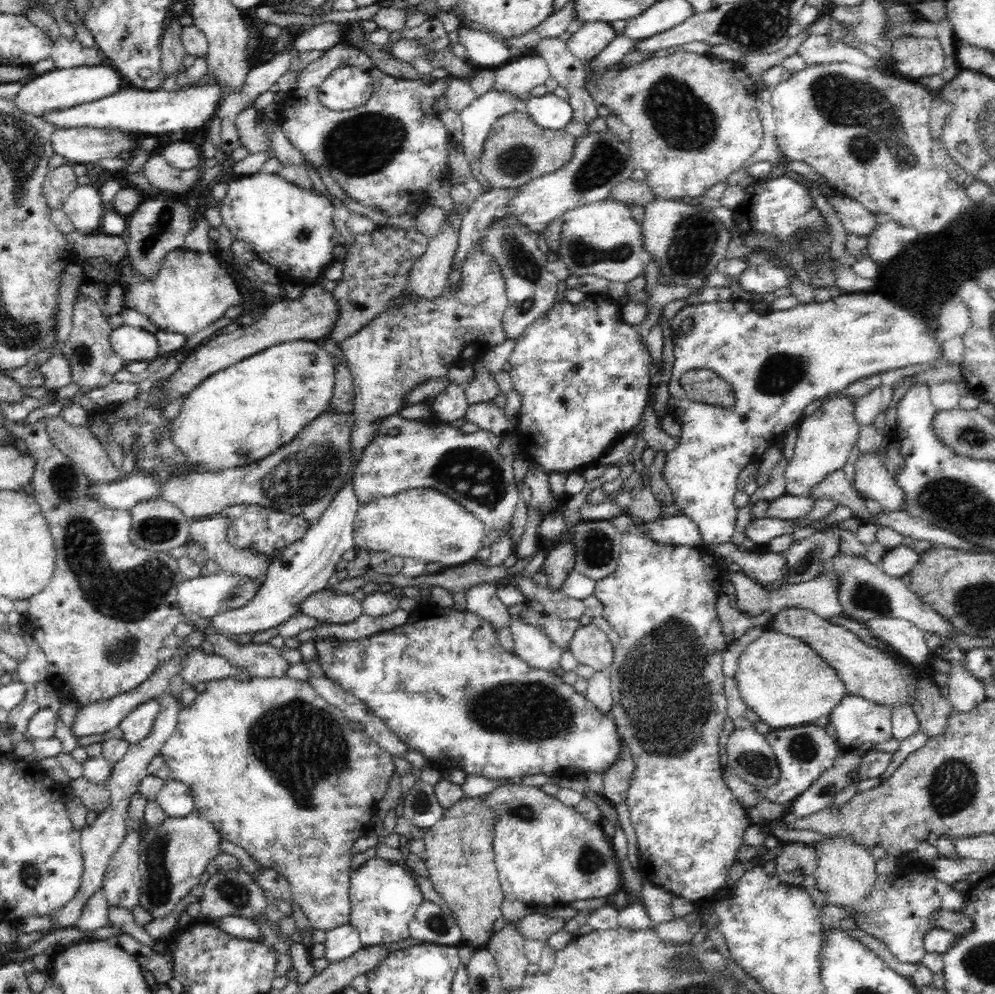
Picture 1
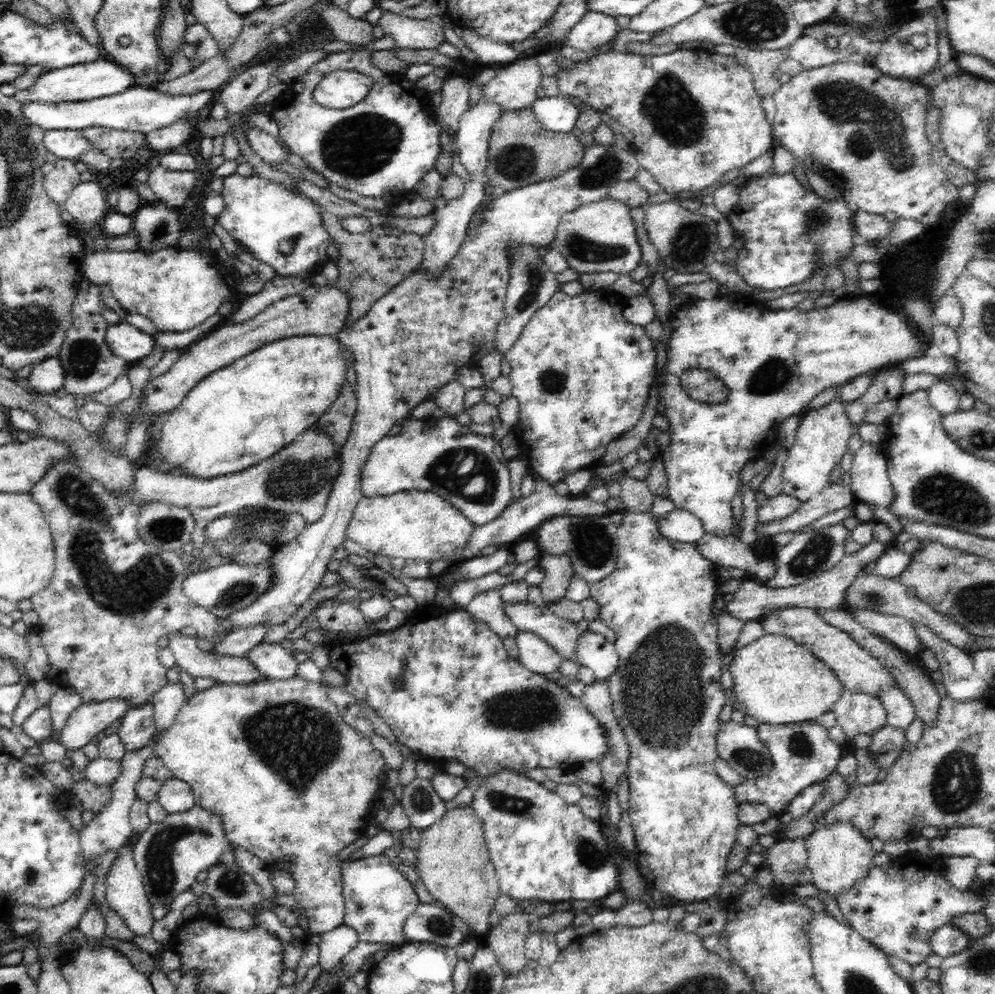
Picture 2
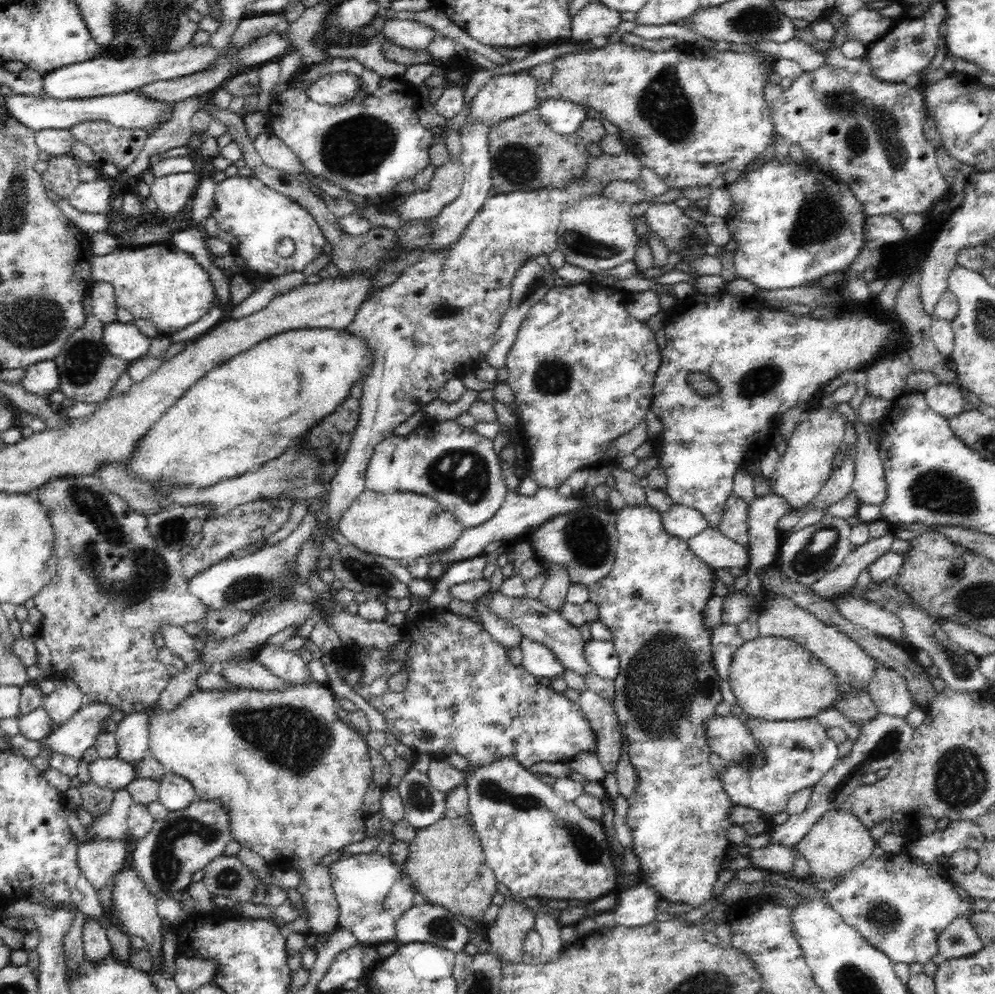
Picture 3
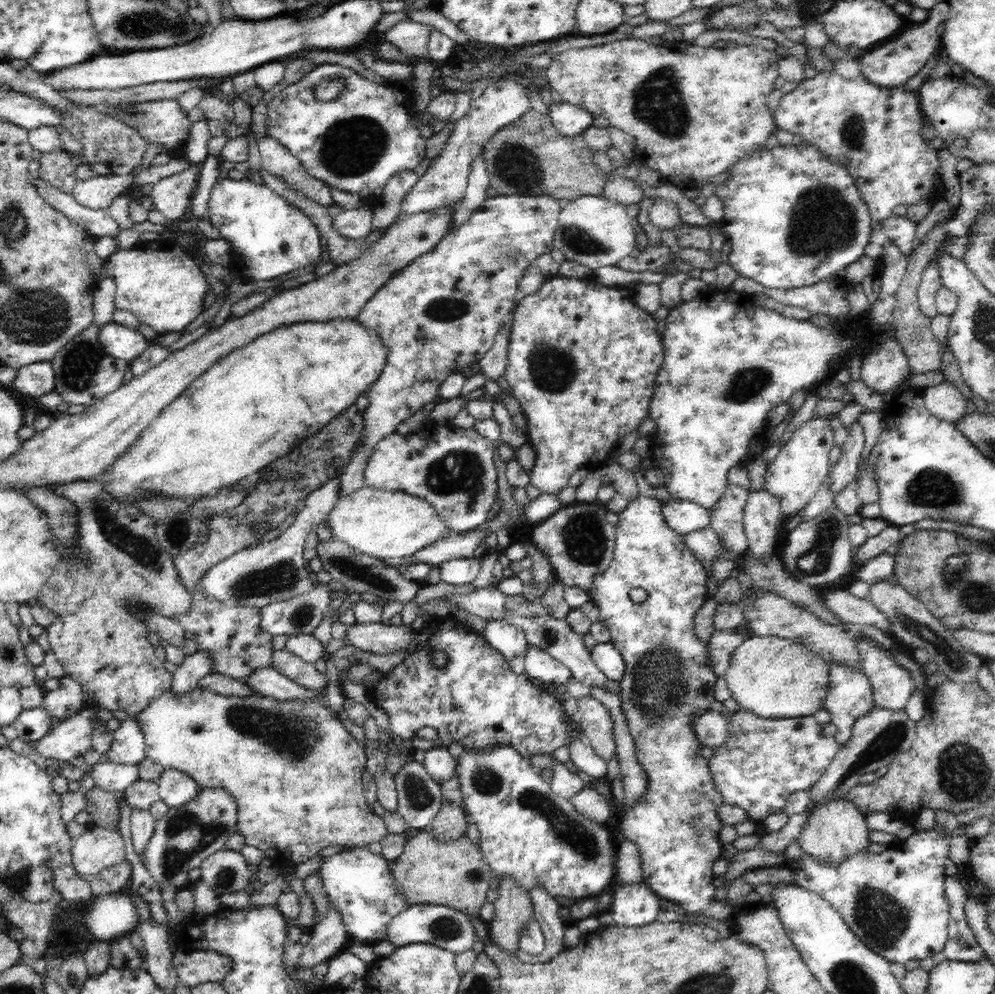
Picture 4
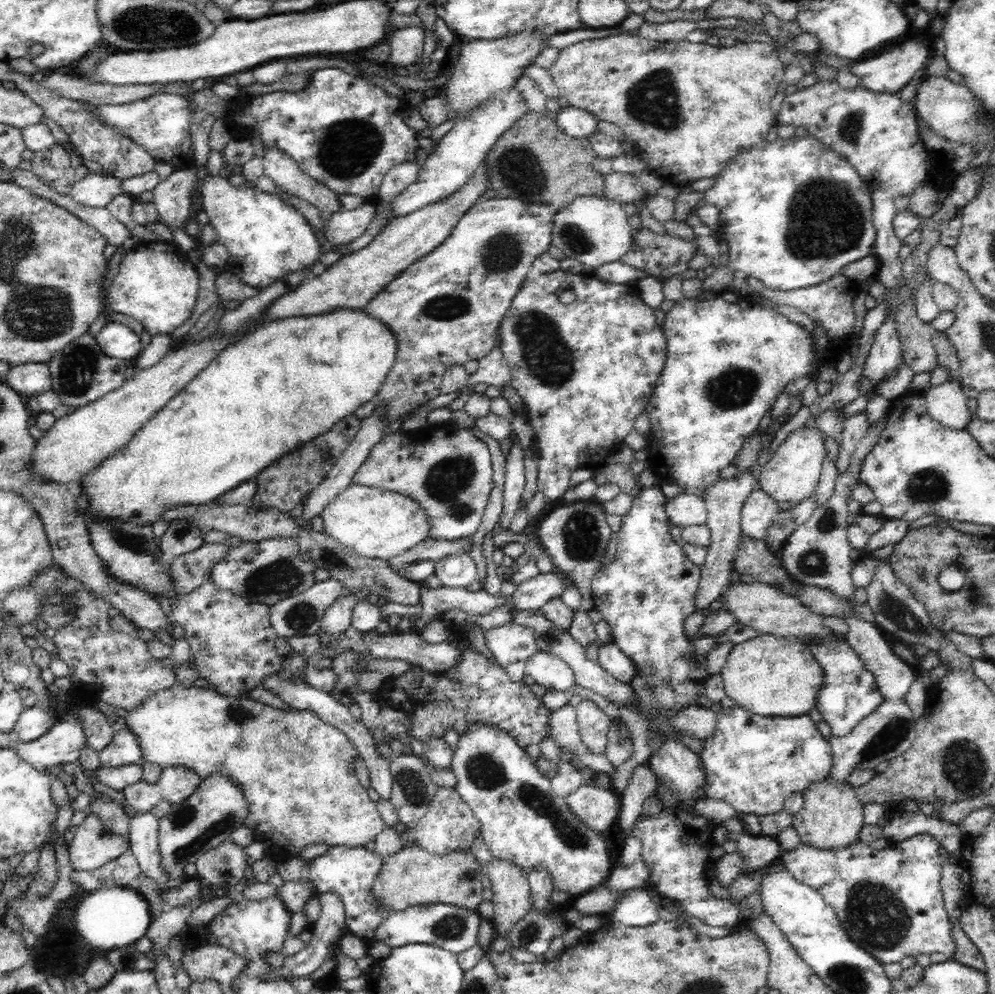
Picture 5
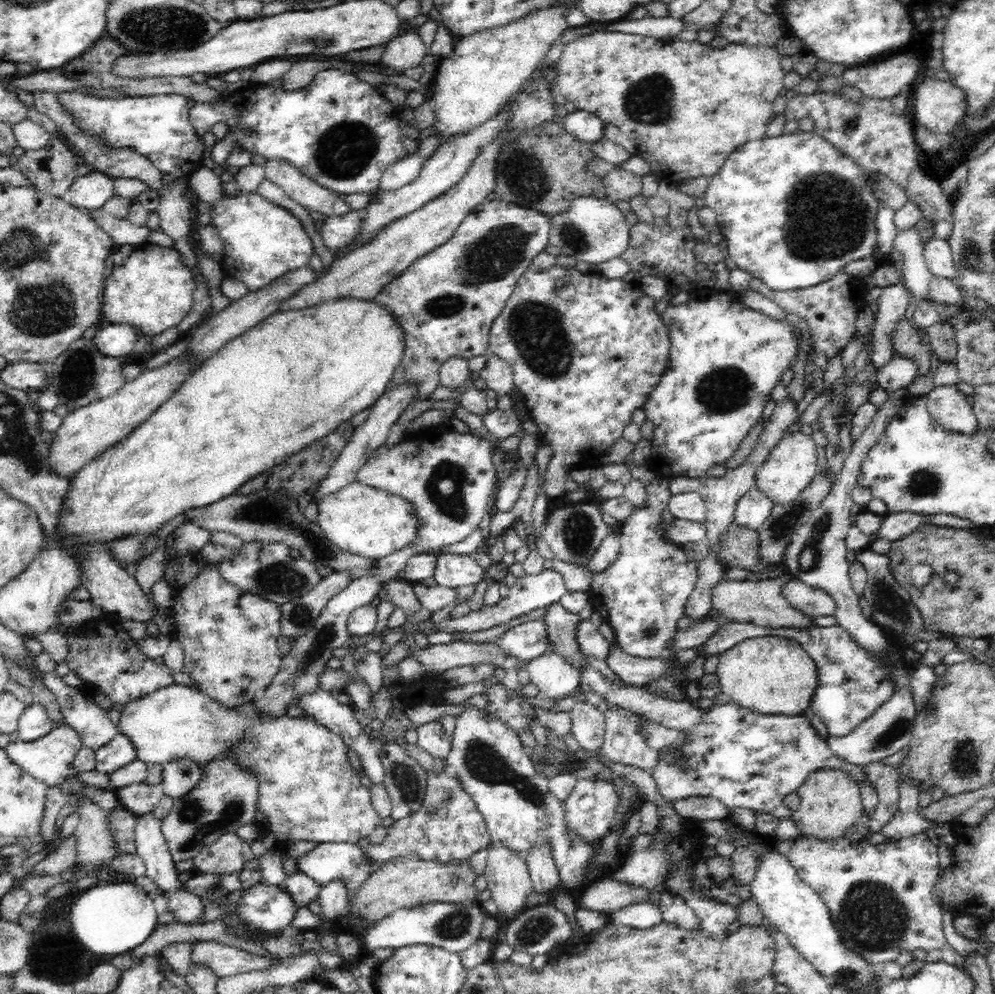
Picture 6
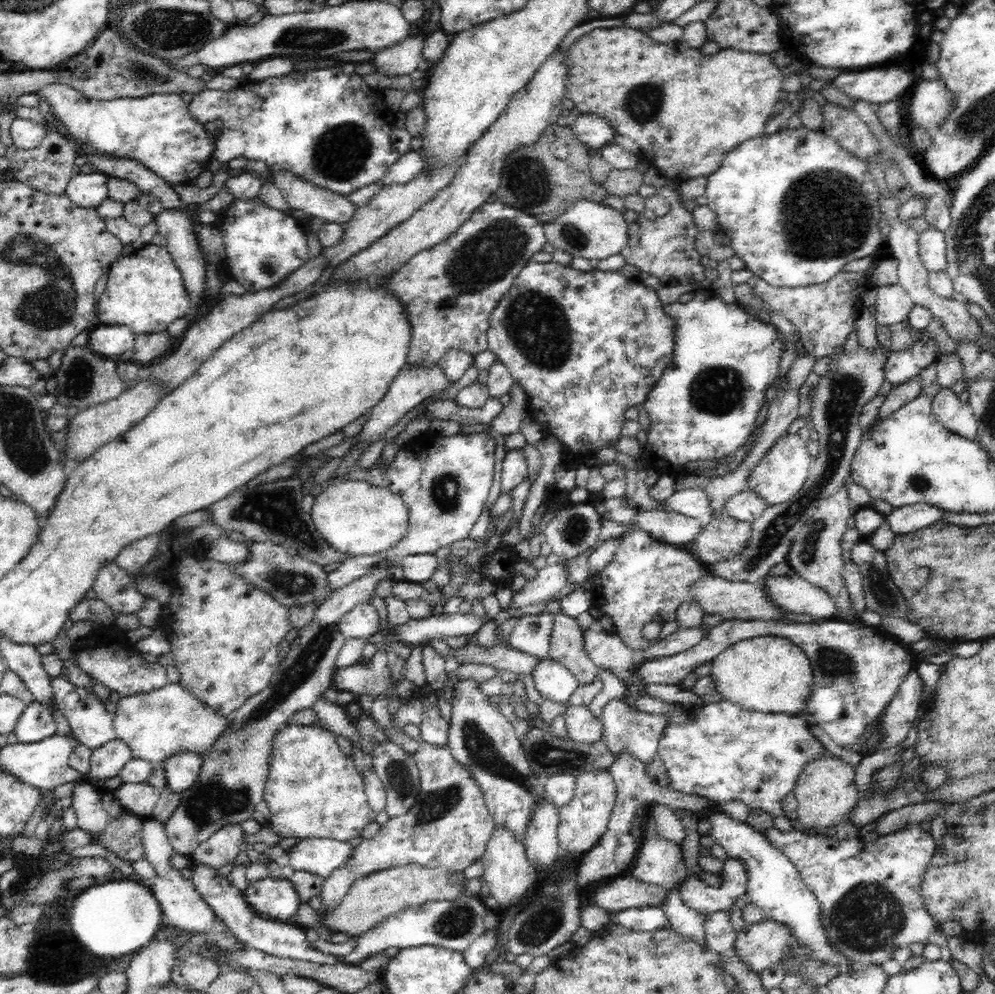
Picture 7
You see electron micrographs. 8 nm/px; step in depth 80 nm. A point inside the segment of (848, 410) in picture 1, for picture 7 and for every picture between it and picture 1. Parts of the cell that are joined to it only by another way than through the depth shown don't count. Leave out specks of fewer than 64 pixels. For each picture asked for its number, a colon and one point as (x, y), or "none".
2: (821, 440)
3: (806, 465)
4: (799, 469)
5: (792, 473)
6: (790, 467)
7: (781, 472)

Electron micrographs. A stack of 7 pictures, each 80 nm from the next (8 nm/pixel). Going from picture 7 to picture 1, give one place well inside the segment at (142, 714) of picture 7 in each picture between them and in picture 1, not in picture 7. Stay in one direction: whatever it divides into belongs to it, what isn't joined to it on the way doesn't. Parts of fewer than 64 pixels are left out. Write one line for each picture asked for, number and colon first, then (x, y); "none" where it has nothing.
1: (276, 769)
2: (293, 782)
3: (293, 775)
4: (295, 771)
5: (297, 773)
6: (307, 790)

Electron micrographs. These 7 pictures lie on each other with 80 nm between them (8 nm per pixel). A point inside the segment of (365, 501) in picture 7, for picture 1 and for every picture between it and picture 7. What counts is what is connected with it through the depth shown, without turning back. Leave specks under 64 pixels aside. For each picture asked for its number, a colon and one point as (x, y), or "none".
1: (425, 524)
2: (418, 525)
3: (401, 525)
4: (388, 525)
5: (374, 523)
6: (363, 520)

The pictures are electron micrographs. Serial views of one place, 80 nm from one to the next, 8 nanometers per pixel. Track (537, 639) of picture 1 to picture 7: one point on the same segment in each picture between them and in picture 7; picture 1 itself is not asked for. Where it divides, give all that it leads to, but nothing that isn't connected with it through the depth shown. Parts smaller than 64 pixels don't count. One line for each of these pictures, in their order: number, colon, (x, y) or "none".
2: (538, 656)
3: (538, 660)
4: (540, 664)
5: (553, 673)
6: (555, 678)
7: (552, 680)

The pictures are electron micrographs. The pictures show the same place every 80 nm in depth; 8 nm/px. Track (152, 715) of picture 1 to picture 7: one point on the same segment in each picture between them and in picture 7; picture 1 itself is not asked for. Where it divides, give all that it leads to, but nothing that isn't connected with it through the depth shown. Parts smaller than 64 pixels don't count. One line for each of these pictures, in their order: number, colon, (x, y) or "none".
2: (137, 727)
3: (132, 734)
4: (129, 744)
5: (125, 749)
6: (118, 753)
7: (107, 762)

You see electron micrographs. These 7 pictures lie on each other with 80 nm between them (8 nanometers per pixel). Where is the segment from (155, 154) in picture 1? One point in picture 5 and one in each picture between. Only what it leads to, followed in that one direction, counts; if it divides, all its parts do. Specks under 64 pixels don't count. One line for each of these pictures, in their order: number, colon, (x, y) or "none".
2: (173, 188)
3: (172, 192)
4: (172, 196)
5: (172, 197)

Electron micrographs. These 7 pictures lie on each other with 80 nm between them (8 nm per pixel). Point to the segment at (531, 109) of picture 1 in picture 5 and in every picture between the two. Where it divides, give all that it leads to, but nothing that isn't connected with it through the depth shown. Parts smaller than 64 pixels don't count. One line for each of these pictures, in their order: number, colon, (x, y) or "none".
2: (555, 113)
3: (564, 117)
4: (568, 119)
5: (575, 122)

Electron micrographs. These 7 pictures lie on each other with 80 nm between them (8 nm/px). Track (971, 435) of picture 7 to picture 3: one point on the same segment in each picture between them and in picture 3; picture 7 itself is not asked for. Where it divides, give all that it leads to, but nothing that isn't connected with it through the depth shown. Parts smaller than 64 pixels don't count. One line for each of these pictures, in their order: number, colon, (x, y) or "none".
3: (945, 399)
4: (945, 401)
5: (946, 403)
6: (946, 404)

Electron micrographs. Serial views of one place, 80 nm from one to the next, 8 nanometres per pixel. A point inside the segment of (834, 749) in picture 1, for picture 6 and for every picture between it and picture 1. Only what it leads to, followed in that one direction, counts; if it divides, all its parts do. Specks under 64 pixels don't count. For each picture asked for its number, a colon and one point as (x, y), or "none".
2: (802, 754)
3: (798, 753)
4: (765, 760)
5: (754, 763)
6: (745, 760)

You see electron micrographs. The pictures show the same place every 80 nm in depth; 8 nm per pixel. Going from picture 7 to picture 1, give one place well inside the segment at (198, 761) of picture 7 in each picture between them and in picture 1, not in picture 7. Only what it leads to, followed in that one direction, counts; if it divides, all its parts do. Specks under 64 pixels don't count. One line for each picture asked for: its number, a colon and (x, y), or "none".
1: (175, 799)
2: (175, 796)
3: (176, 793)
4: (176, 789)
5: (176, 783)
6: (179, 777)

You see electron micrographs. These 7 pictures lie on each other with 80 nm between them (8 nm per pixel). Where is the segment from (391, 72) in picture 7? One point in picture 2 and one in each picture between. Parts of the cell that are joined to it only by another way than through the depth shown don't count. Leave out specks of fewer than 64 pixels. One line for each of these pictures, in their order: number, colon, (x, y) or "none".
2: (408, 33)
3: (409, 34)
4: (410, 37)
5: (407, 42)
6: (405, 51)

